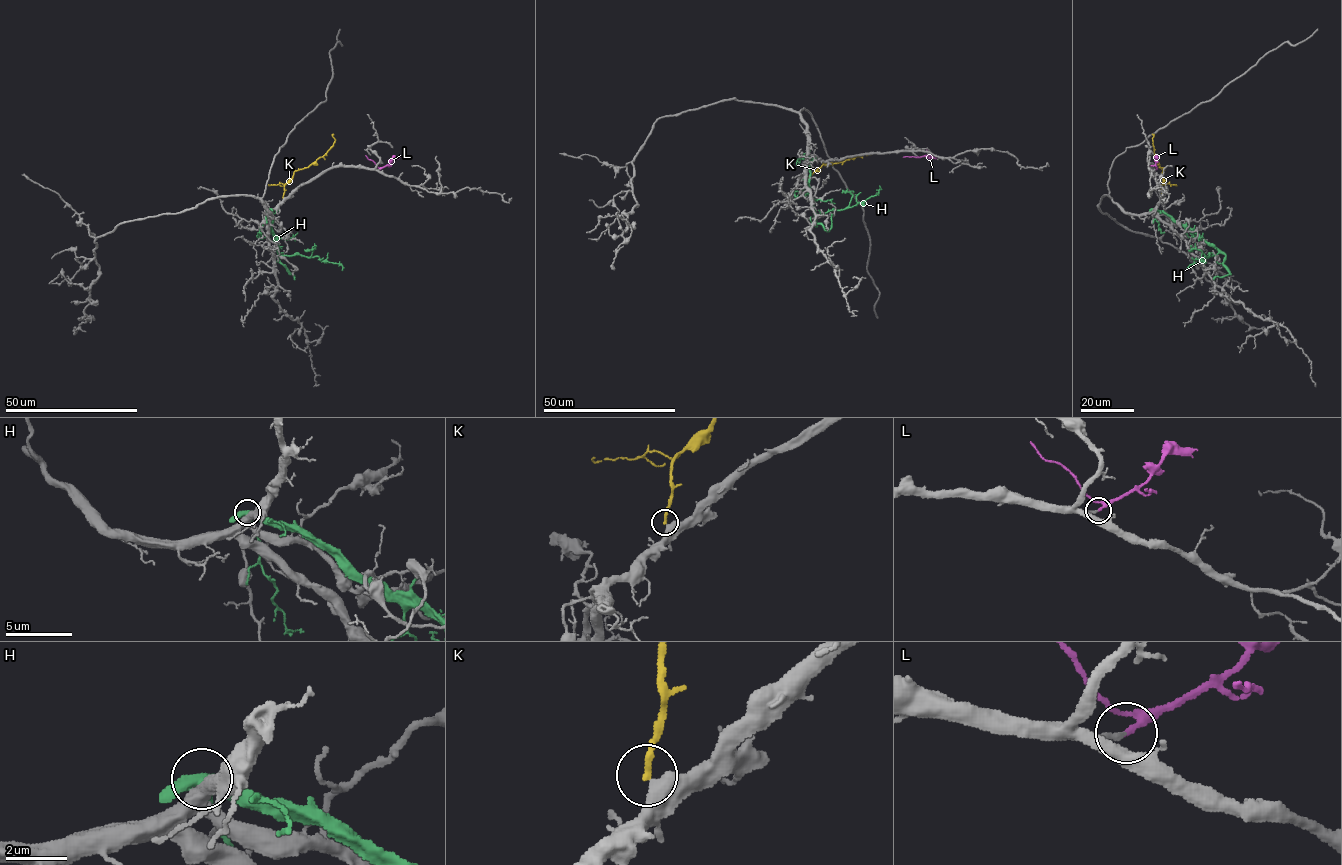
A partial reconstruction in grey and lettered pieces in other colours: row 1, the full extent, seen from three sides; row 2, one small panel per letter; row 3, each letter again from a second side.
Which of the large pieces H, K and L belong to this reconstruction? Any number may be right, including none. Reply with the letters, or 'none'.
K, L

